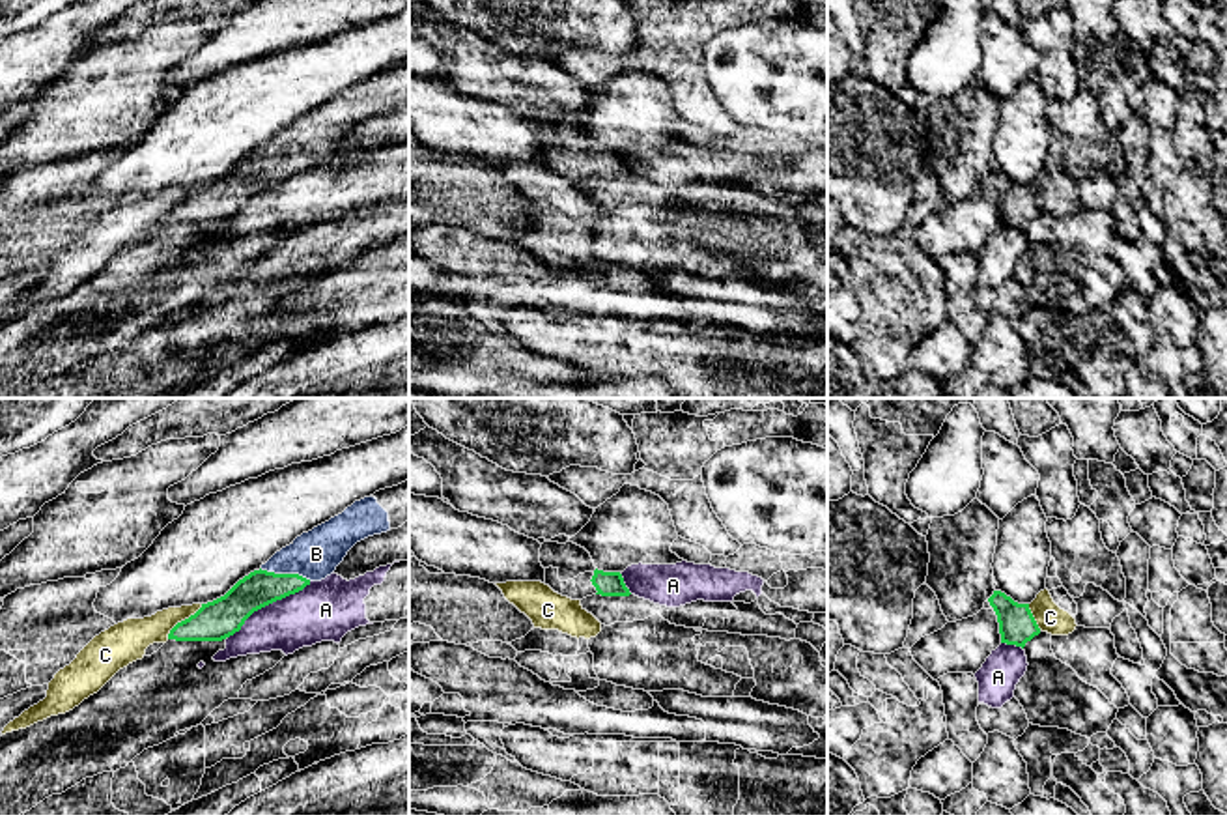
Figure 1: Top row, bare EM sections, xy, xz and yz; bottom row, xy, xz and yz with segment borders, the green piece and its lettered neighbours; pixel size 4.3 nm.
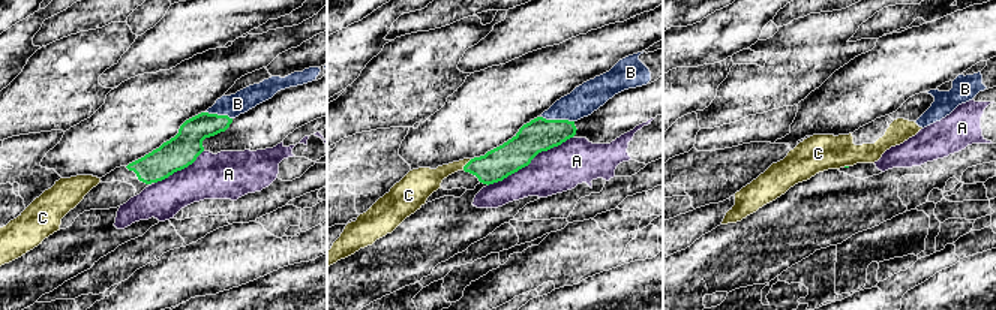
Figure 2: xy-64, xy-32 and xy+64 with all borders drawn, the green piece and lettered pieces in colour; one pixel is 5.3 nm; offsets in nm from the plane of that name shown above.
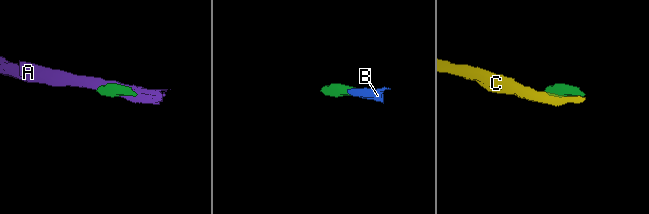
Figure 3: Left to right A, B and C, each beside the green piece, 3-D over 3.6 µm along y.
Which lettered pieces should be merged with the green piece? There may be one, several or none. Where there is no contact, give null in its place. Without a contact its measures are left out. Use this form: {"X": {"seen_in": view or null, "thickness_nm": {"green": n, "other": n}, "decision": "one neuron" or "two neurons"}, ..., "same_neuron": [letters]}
{"A": {"seen_in": "xy", "thickness_nm": {"green": 170, "other": 260}, "decision": "two neurons"}, "B": {"seen_in": "xy", "thickness_nm": {"green": 160, "other": 200}, "decision": "one neuron"}, "C": {"seen_in": "xy", "thickness_nm": {"green": 170, "other": 170}, "decision": "two neurons"}, "same_neuron": ["B"]}

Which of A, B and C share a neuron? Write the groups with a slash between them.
A / B / C

